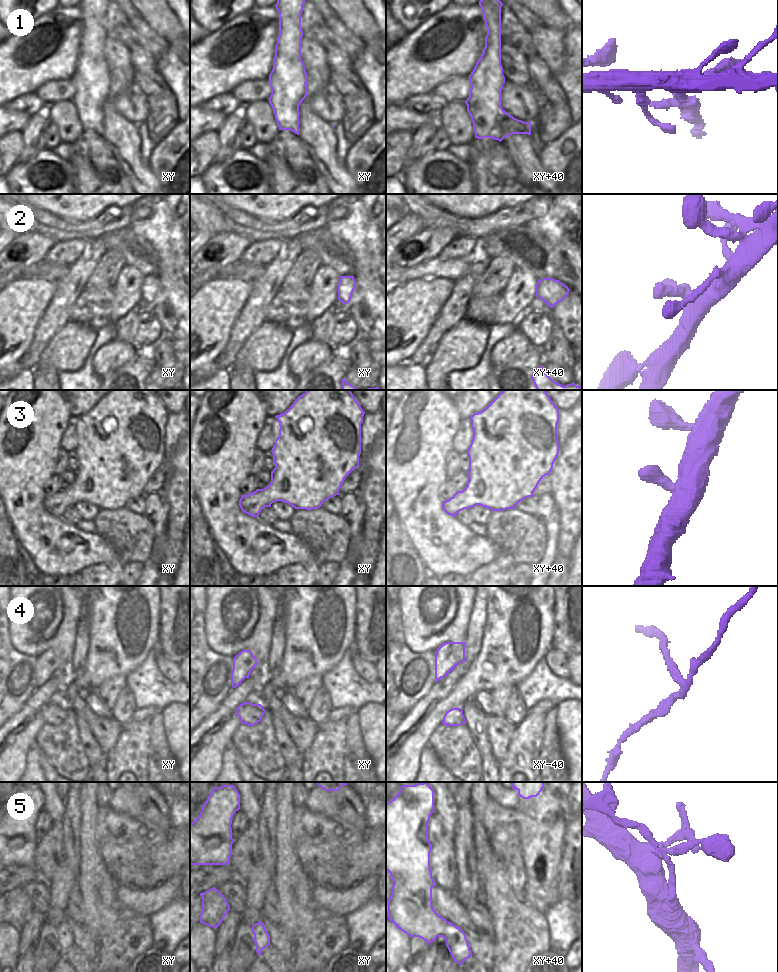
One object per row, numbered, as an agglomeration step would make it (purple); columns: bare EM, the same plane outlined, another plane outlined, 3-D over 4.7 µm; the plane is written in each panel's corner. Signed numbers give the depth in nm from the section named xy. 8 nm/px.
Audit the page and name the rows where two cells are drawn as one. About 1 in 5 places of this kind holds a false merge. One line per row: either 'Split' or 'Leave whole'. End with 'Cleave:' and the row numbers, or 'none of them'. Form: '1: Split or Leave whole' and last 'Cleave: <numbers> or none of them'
1: Split
2: Leave whole
3: Leave whole
4: Split
5: Split
Cleave: 1, 4, 5.

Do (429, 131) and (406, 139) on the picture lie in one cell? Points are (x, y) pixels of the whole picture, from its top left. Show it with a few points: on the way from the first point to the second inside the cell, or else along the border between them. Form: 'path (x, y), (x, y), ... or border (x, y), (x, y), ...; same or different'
border (413, 132), (413, 142), (404, 159); different

